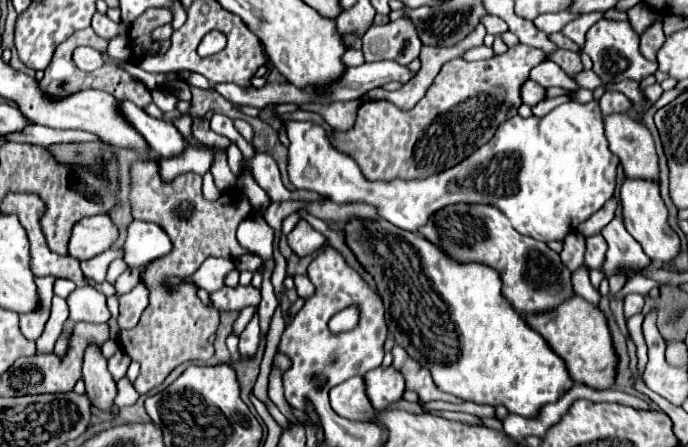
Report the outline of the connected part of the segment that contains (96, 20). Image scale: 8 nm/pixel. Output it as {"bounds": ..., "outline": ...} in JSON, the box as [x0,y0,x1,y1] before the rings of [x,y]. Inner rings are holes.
{"bounds":[92,13,122,39],"outline":[[[94,13],[94,17],[92,17],[92,29],[94,29],[100,37],[104,37],[104,39],[112,39],[114,35],[118,35],[118,31],[122,31],[122,25],[110,21],[106,15]]]}

